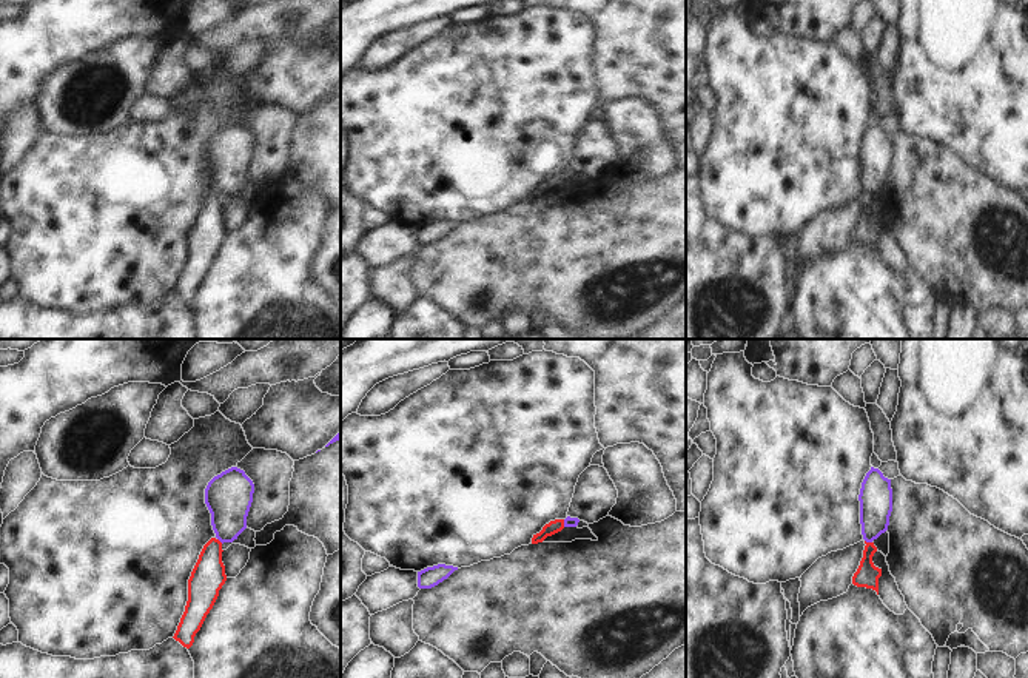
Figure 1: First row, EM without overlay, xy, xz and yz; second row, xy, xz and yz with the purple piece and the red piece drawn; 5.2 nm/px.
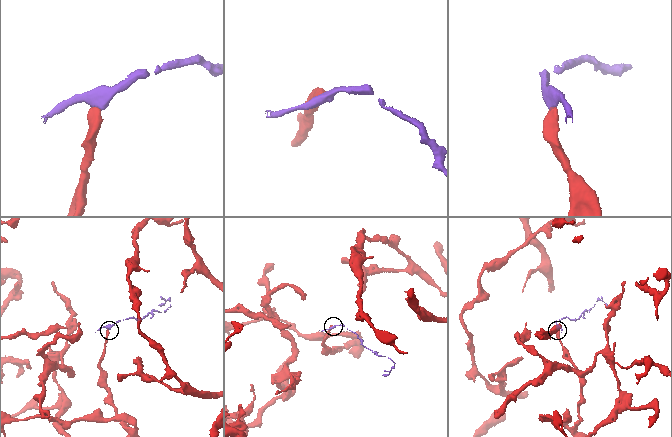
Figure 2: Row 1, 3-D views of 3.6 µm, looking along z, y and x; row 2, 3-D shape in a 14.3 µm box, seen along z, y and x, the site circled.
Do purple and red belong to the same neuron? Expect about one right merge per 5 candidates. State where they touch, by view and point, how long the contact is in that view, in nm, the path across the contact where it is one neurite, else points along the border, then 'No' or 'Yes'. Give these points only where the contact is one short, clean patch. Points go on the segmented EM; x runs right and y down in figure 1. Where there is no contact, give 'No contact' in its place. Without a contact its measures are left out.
Touches purple at yz (868, 541). Shared border 40 nm. No.

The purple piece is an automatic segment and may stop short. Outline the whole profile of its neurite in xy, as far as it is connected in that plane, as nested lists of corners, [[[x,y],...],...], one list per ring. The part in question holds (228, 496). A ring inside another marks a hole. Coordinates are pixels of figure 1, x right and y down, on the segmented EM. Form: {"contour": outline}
{"contour": [[[237,467],[222,472],[208,482],[205,504],[216,538],[222,544],[233,542],[247,529],[253,493],[253,481]]]}

